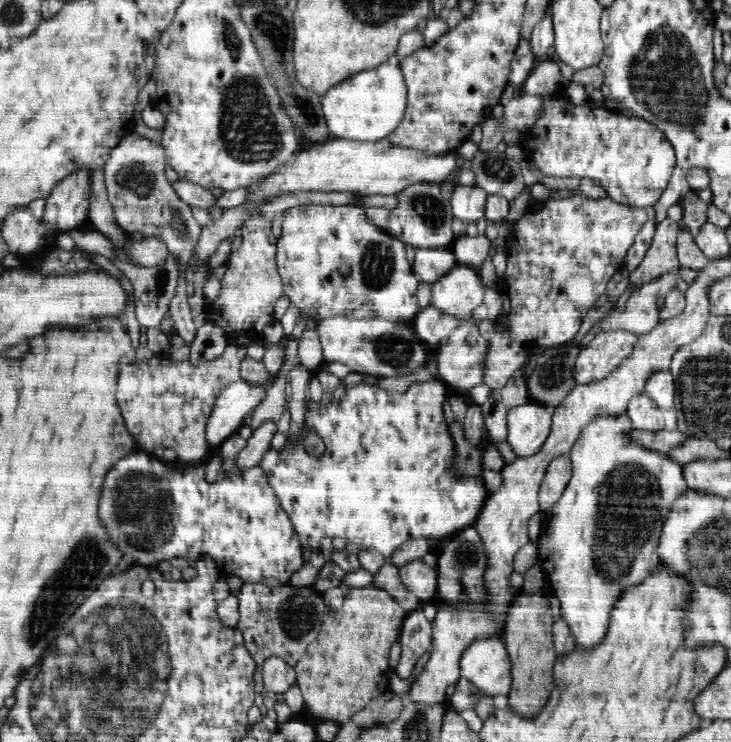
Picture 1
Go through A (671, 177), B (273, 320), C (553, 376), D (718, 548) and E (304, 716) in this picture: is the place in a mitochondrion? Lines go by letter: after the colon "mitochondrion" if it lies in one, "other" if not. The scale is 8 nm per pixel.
A: other
B: other
C: mitochondrion
D: mitochondrion
E: other

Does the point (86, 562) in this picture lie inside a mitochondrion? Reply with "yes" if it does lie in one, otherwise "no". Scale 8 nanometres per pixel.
yes

